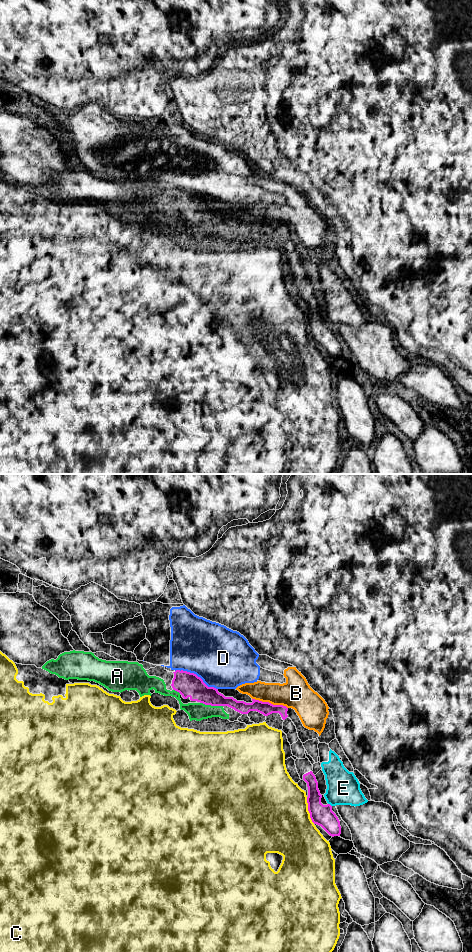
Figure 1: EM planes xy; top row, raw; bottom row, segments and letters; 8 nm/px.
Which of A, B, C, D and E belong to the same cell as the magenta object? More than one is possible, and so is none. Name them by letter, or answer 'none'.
A

